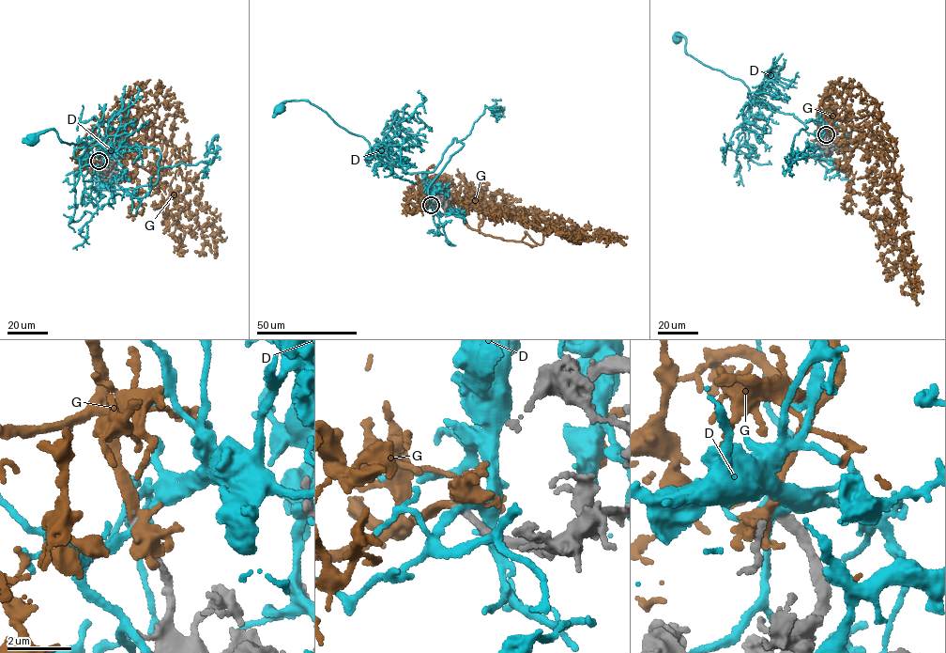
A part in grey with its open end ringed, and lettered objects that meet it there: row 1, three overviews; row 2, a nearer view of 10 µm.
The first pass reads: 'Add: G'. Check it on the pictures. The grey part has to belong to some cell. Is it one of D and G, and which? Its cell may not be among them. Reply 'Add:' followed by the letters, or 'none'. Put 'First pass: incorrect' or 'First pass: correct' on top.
First pass: correct
Add: G

